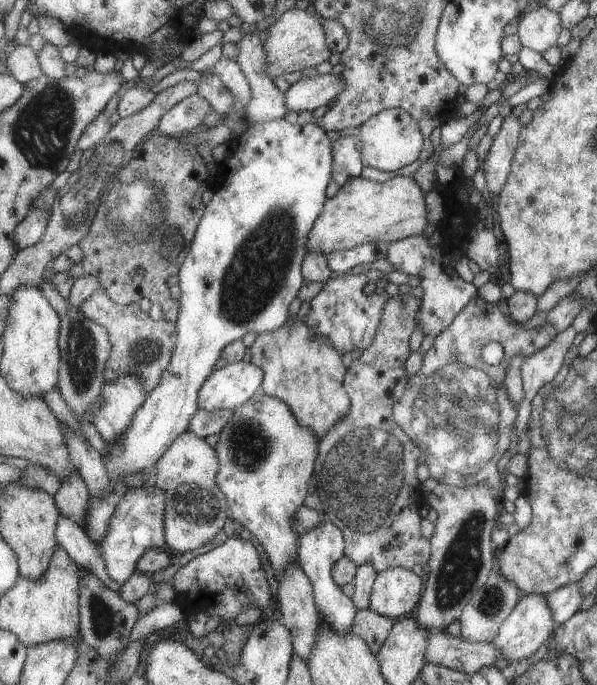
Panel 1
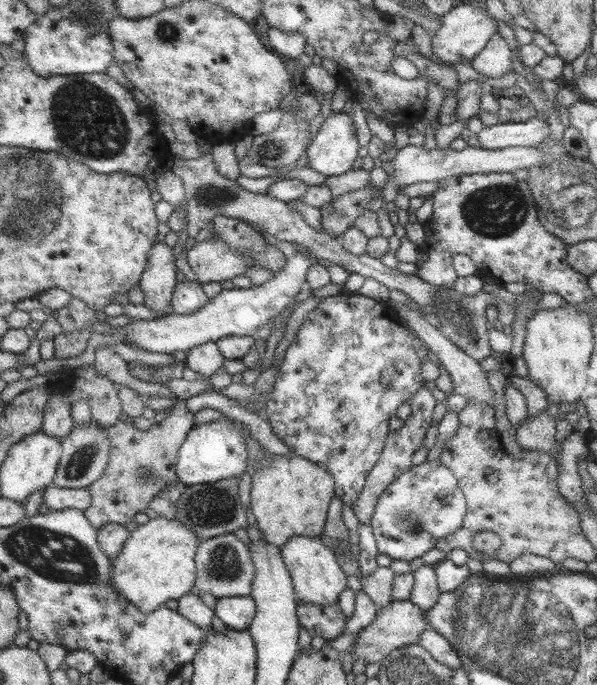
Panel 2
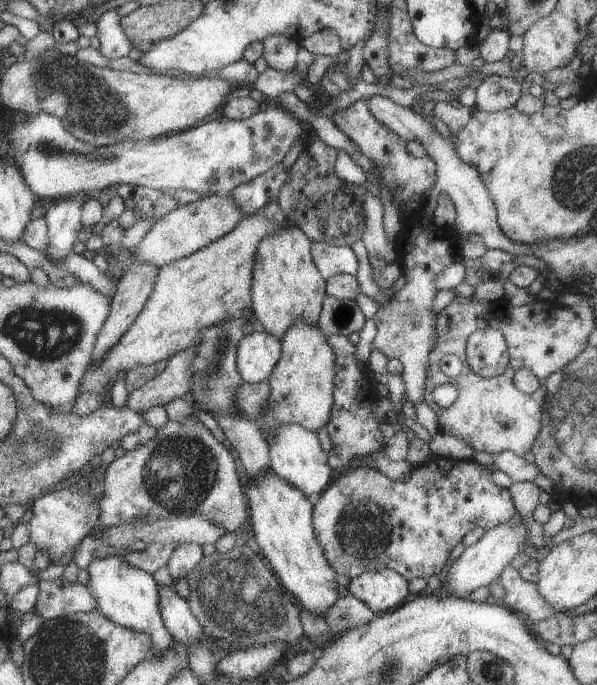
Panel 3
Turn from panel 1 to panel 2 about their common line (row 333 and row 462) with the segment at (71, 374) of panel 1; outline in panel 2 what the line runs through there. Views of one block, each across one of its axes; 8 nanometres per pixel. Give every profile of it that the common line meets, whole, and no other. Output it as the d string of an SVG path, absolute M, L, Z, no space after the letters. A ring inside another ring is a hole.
M95 420L85 428L73 428L67 436L61 439L62 454L51 486L58 488L86 488L103 475L109 457L109 438L103 427Z

